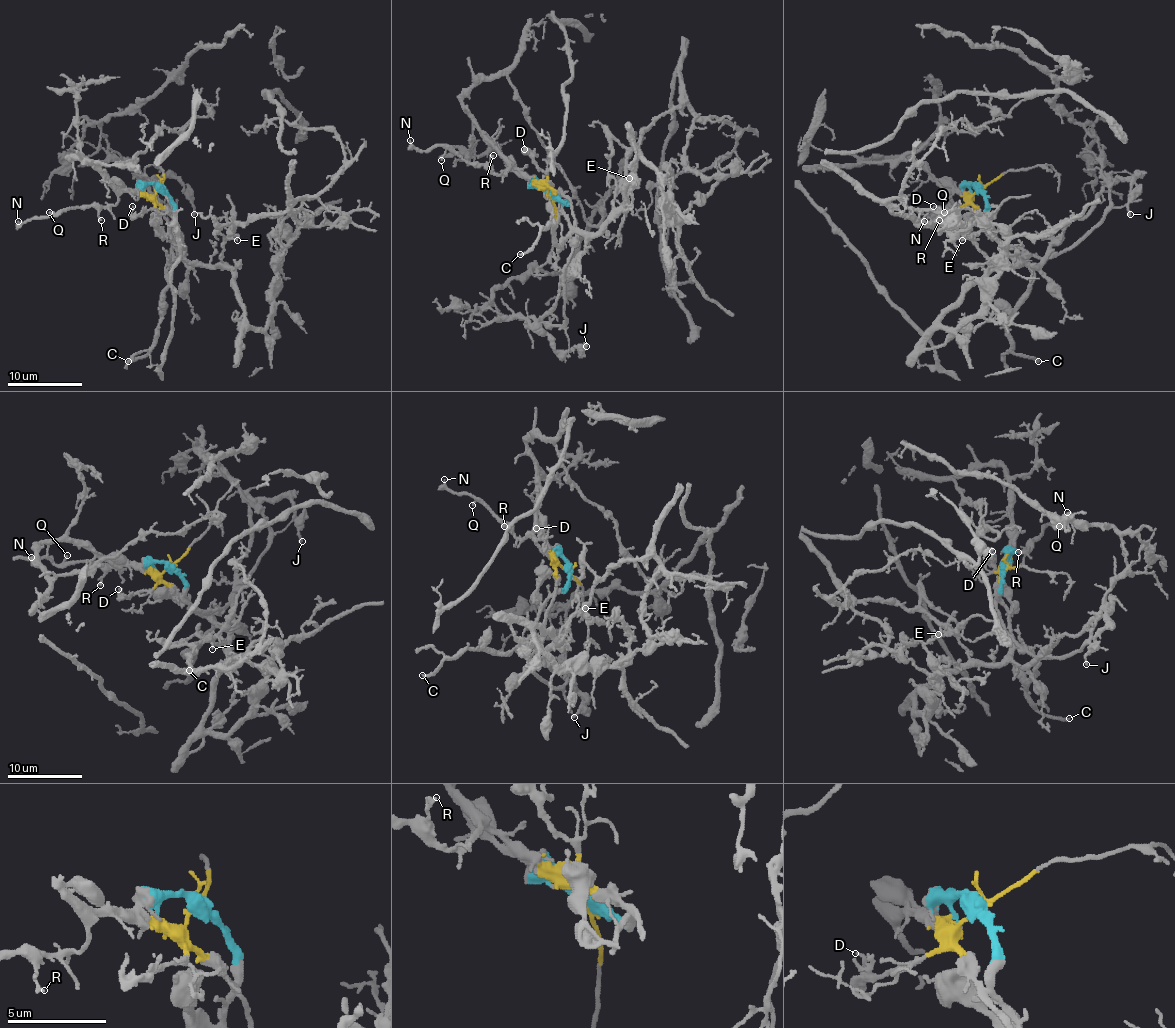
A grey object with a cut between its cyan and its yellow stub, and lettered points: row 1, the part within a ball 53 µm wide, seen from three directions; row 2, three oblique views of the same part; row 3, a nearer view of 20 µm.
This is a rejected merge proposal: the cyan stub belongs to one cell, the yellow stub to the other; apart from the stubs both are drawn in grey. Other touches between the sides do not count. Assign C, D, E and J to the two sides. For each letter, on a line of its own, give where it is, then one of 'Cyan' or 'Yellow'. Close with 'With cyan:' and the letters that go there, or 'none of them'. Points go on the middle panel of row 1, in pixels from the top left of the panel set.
C: Place: (520, 254). Cyan
D: Place: (524, 149). Yellow
E: Place: (629, 178). Cyan
J: Place: (586, 346). Cyan
With cyan: C, E, J

